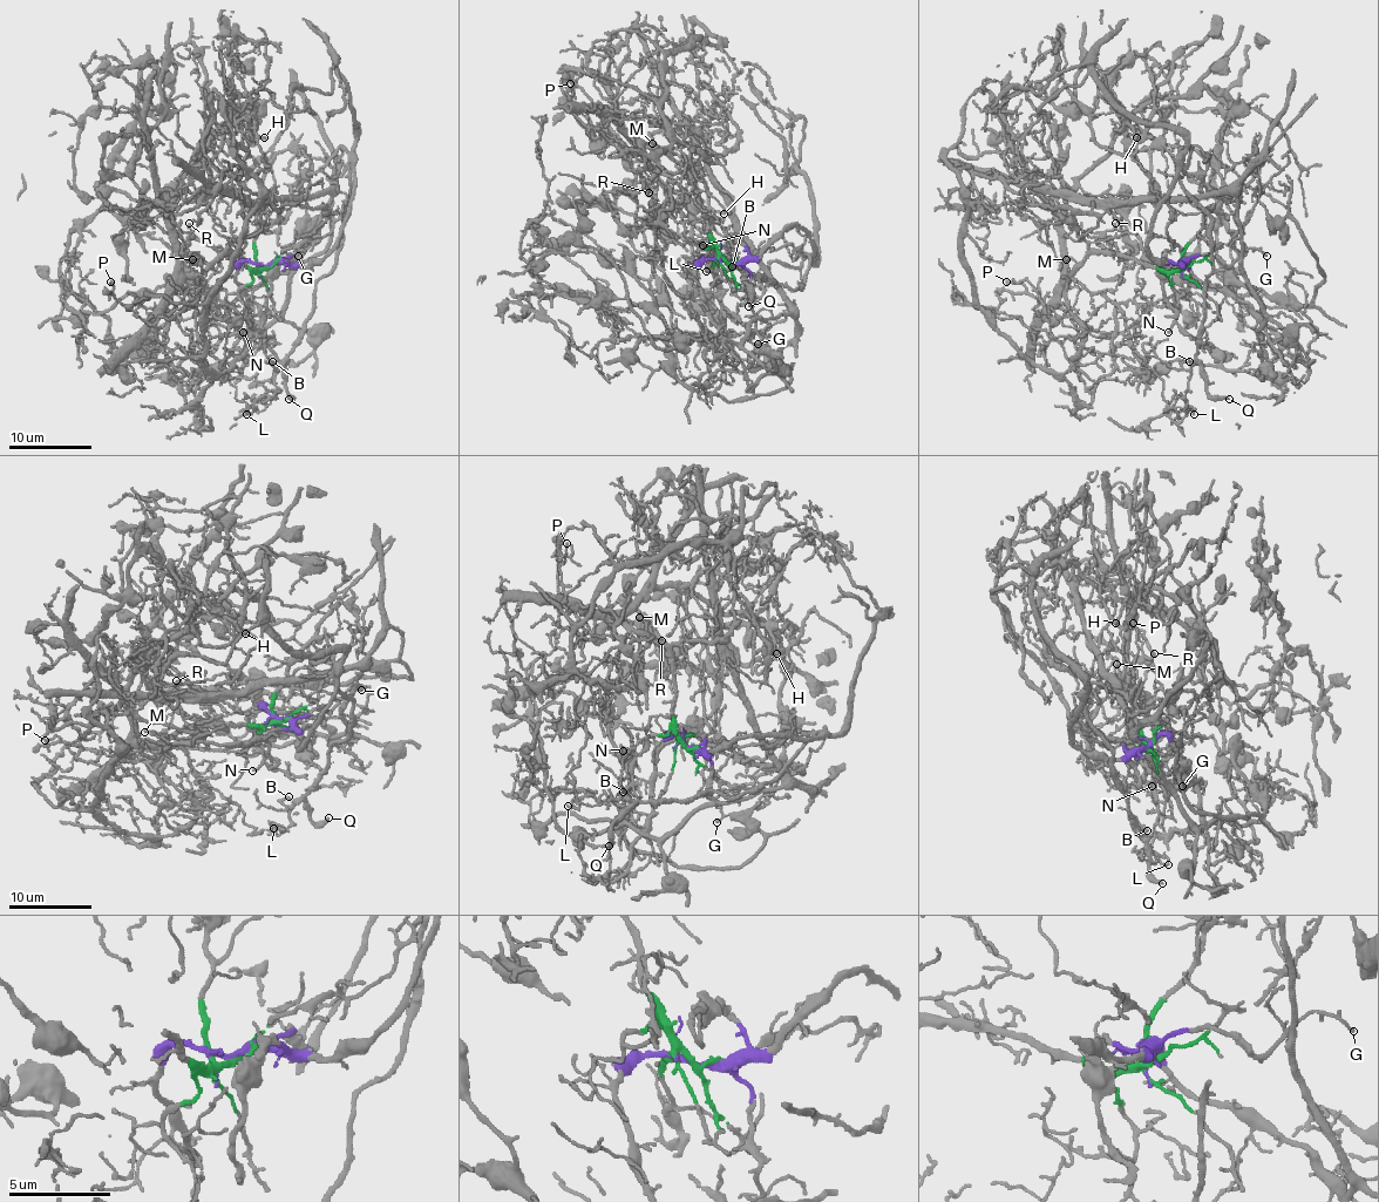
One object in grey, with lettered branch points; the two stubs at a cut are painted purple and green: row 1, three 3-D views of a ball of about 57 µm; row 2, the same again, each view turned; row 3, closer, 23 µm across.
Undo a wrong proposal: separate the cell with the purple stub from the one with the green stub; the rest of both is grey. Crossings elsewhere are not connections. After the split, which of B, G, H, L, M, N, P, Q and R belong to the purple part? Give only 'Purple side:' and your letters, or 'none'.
Purple side: B, G, Q

